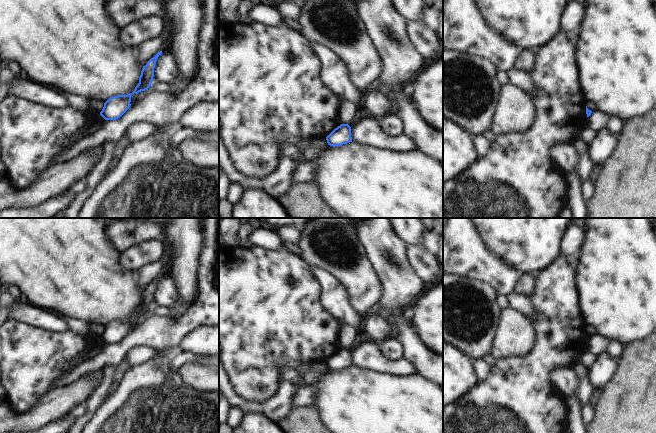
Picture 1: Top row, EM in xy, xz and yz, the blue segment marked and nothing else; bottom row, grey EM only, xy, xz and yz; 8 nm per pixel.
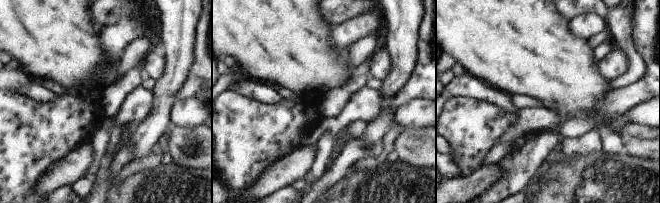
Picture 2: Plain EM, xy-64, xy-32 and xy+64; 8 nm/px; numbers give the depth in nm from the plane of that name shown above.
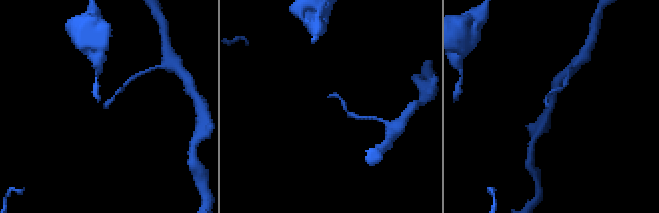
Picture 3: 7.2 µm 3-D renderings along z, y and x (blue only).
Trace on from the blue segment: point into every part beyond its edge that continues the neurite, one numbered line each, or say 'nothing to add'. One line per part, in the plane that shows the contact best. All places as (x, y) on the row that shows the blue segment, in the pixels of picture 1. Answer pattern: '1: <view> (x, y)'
nothing to add

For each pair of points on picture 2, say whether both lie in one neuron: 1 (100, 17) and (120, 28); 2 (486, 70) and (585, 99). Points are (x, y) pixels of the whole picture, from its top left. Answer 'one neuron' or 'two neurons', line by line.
1: two neurons
2: one neuron

